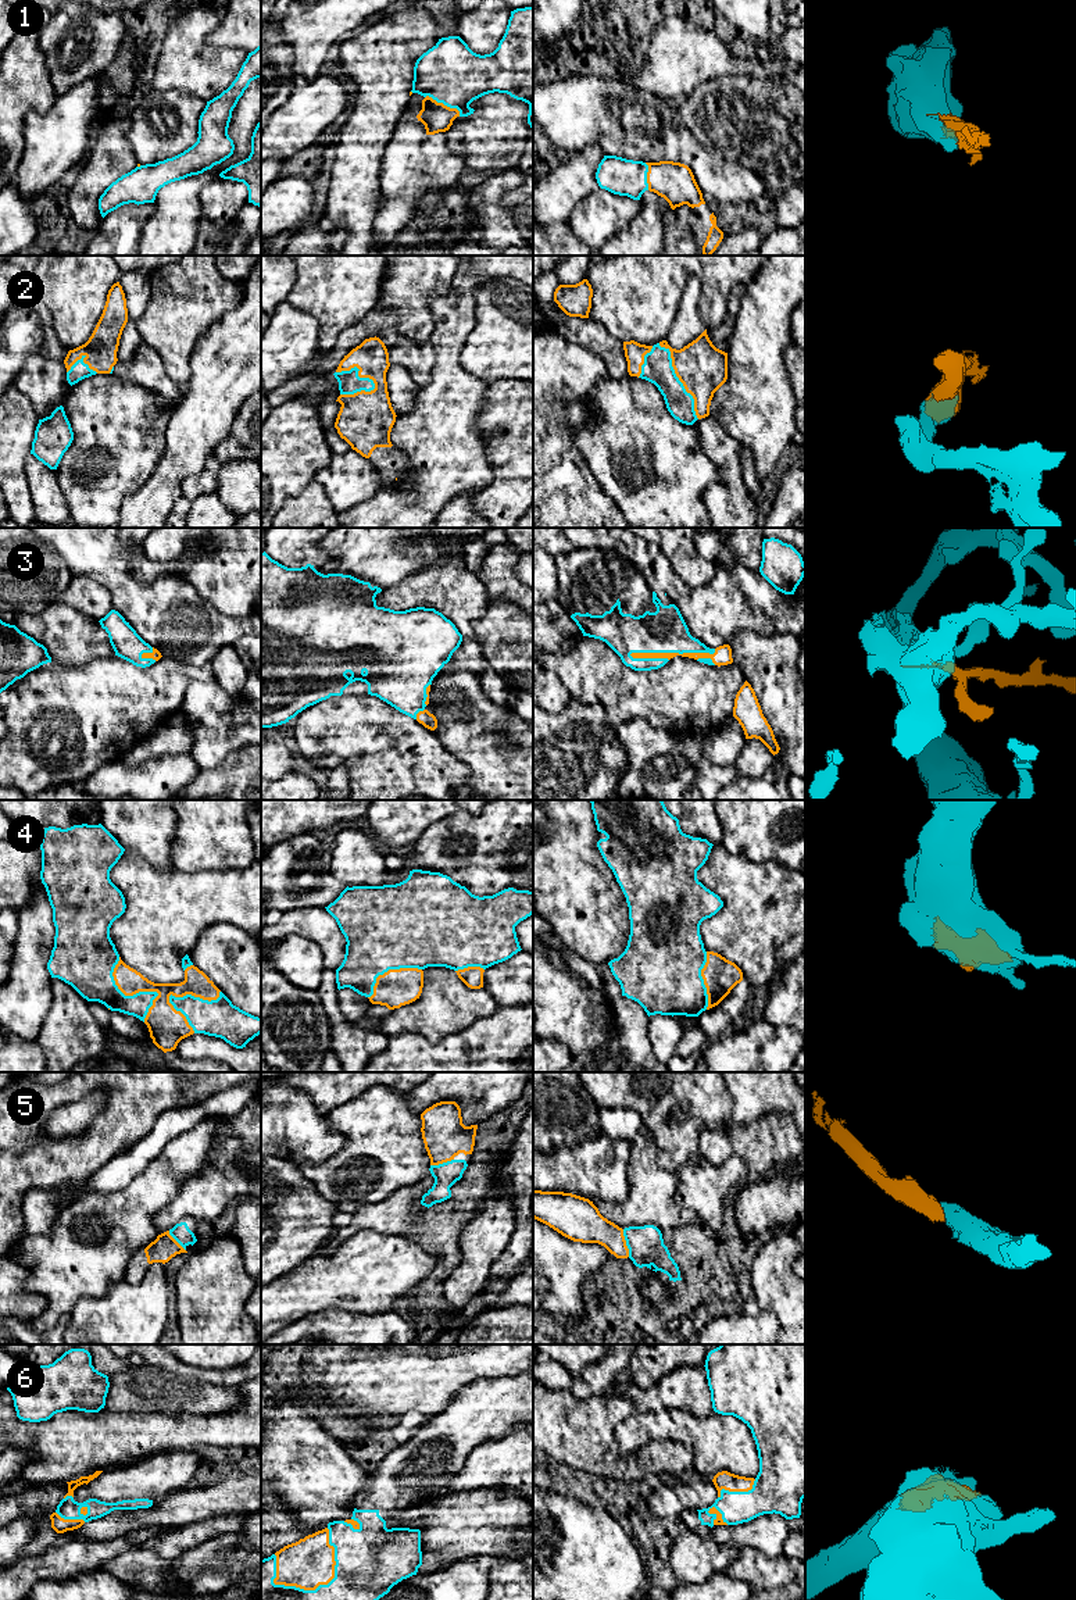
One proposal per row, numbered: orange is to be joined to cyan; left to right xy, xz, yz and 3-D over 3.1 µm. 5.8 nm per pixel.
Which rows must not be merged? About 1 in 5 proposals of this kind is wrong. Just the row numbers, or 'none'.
none

